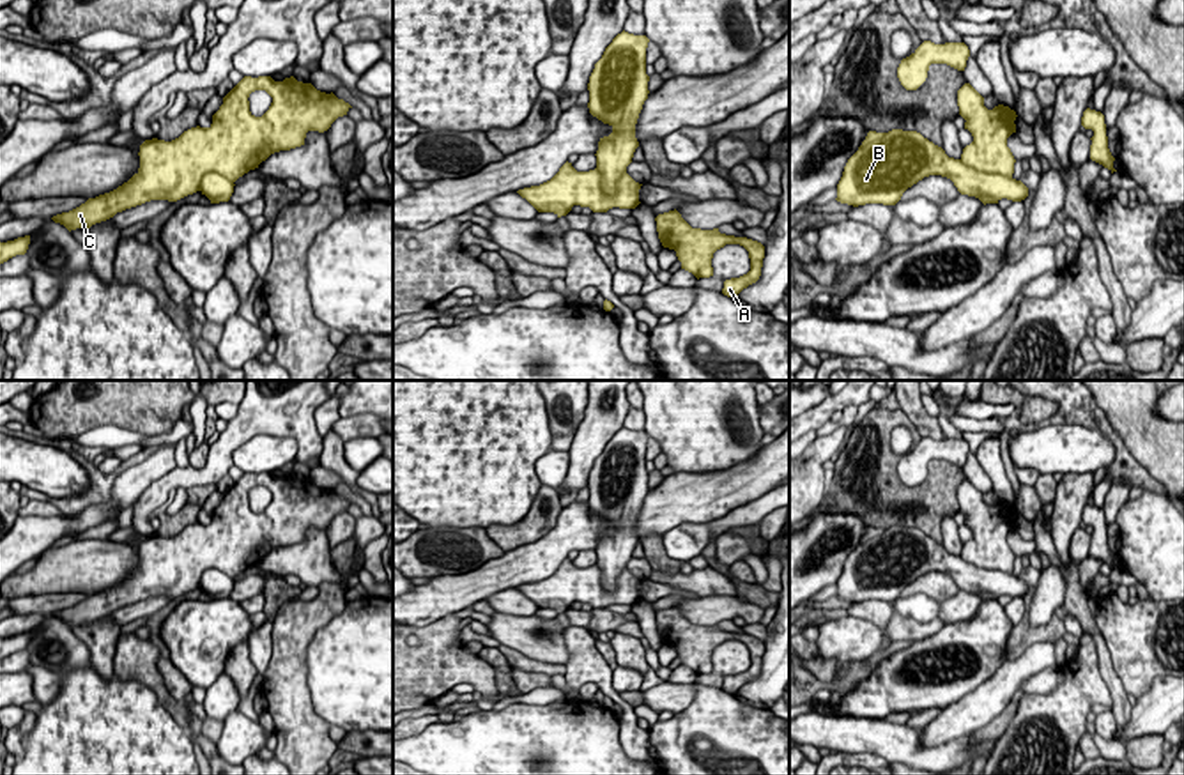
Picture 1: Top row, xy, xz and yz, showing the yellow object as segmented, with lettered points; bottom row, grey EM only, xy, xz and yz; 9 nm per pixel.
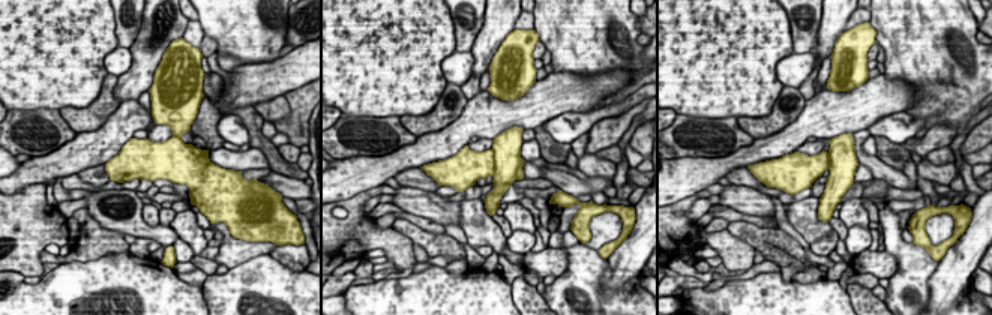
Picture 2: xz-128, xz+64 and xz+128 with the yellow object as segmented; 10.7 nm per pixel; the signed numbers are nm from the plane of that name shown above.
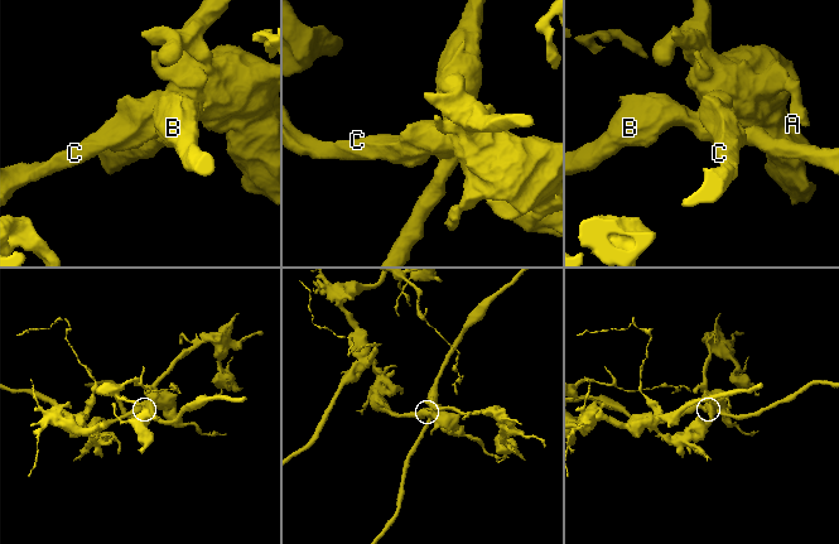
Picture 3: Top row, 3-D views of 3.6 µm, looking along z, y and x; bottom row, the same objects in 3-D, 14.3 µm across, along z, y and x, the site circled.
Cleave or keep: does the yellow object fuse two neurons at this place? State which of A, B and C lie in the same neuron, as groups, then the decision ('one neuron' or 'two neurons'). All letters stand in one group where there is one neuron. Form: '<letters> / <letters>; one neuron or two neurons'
A C / B; two neurons

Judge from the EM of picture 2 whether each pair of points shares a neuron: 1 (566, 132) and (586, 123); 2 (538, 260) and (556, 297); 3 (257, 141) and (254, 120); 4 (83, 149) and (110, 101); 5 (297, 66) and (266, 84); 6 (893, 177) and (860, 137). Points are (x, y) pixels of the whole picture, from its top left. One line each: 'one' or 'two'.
1: one
2: two
3: one
4: two
5: one
6: one

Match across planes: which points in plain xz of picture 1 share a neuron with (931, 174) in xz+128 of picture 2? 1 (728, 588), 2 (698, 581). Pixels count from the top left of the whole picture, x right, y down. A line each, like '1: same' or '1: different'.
1: same
2: same

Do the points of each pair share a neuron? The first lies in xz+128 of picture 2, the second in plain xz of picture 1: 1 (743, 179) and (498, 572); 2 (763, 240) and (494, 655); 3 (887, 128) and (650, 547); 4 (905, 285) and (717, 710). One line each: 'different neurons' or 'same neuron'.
1: different neurons
2: same neuron
3: different neurons
4: same neuron

